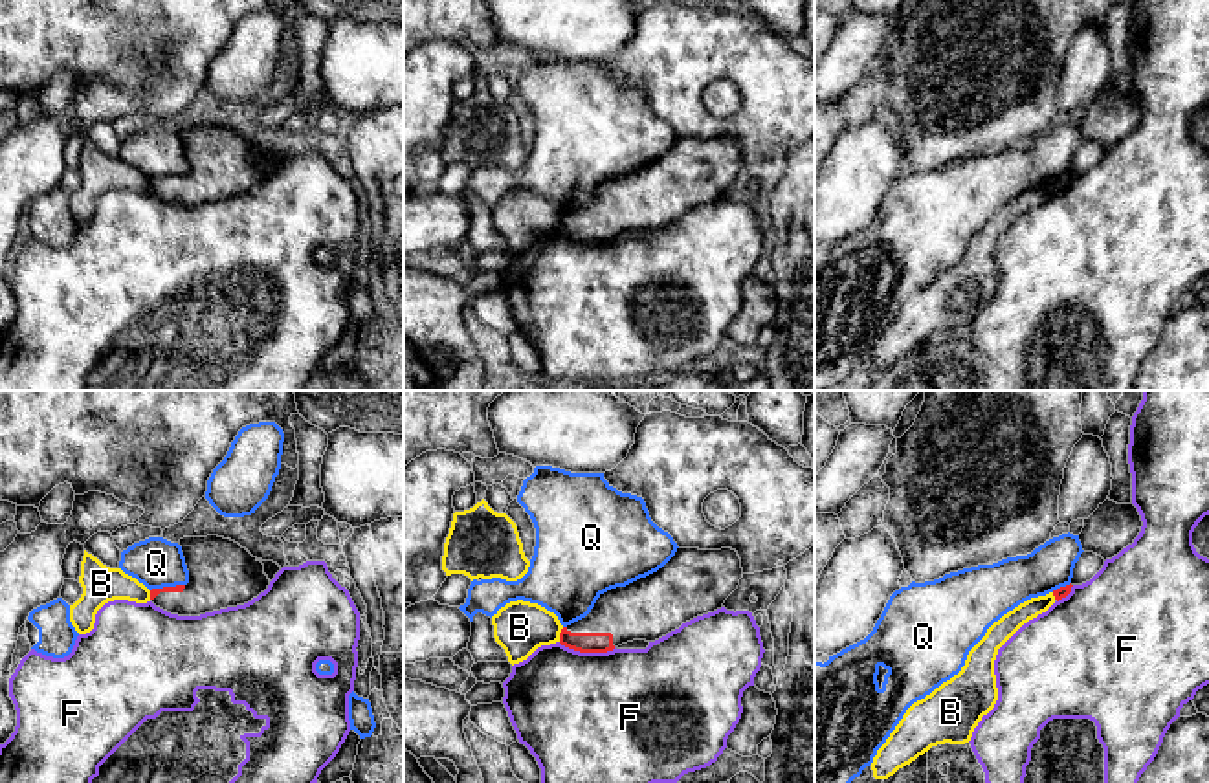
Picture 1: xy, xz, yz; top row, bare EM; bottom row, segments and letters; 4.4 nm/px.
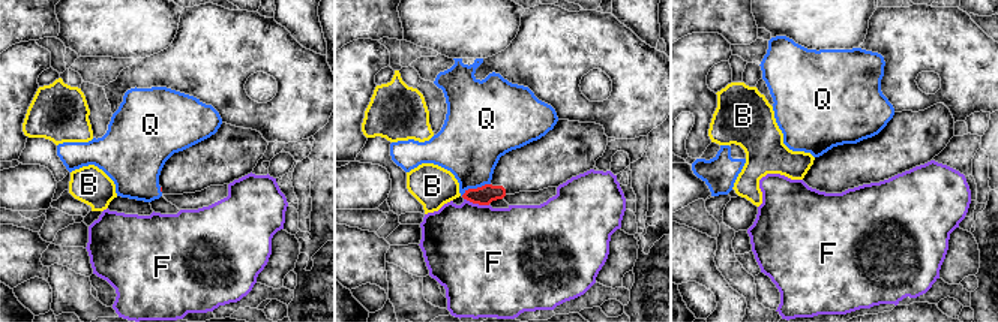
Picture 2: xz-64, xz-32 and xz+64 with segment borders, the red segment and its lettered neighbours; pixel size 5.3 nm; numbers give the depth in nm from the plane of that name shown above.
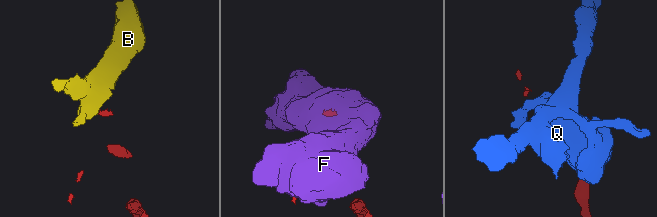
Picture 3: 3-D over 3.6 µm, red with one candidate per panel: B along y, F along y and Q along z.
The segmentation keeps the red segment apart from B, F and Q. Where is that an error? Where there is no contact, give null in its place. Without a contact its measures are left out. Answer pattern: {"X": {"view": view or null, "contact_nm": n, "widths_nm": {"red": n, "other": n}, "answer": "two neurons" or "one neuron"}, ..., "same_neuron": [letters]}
{"B": {"view": "xz", "contact_nm": 70, "widths_nm": {"red": 100, "other": 240}, "answer": "two neurons"}, "F": {"view": "xz", "contact_nm": 260, "widths_nm": {"red": 100, "other": 500}, "answer": "two neurons"}, "Q": {"view": "xy", "contact_nm": 160, "widths_nm": {"red": 40, "other": 220}, "answer": "two neurons"}, "same_neuron": []}

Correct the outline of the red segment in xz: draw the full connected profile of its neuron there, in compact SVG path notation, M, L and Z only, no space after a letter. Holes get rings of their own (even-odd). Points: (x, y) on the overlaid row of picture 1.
M677 548L657 572L600 594L585 618L561 629L560 644L607 653L633 640L655 642L721 609L741 578L741 559L732 548Z

